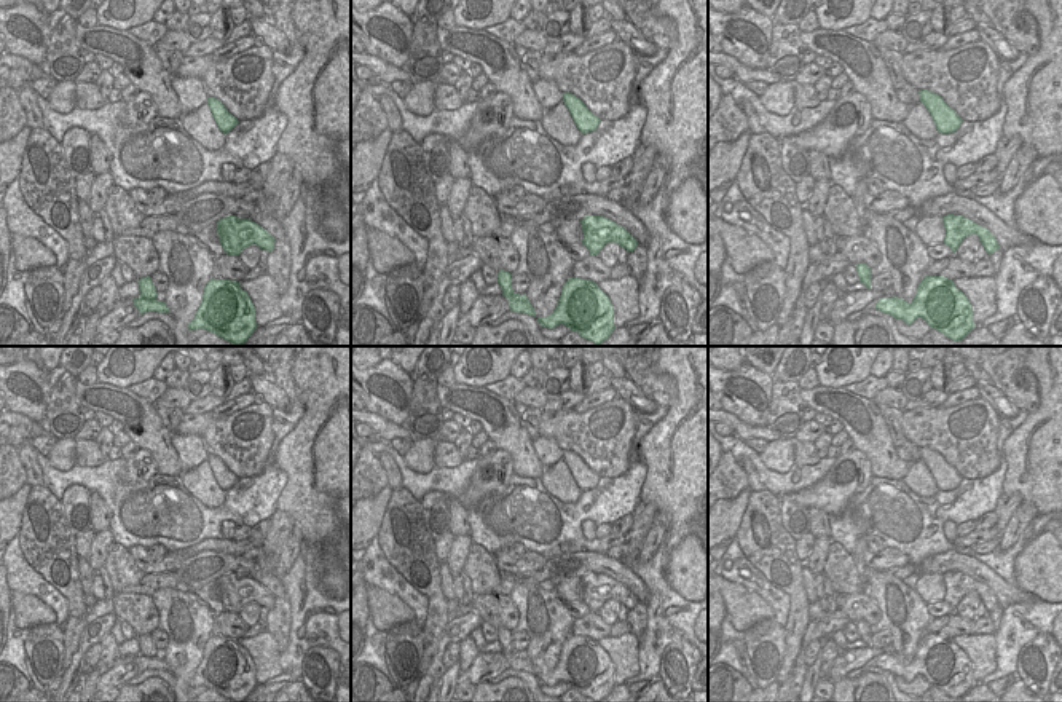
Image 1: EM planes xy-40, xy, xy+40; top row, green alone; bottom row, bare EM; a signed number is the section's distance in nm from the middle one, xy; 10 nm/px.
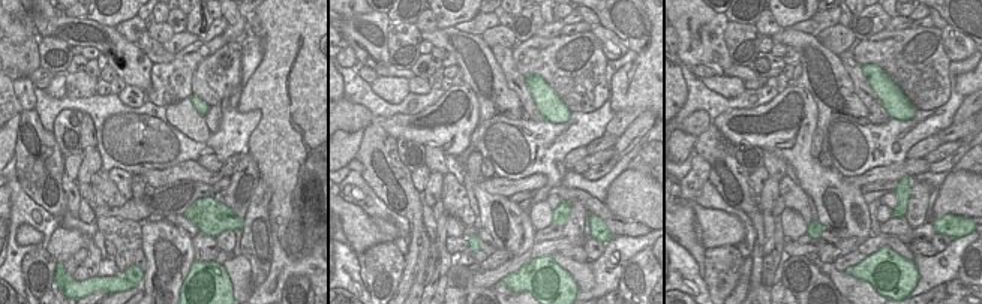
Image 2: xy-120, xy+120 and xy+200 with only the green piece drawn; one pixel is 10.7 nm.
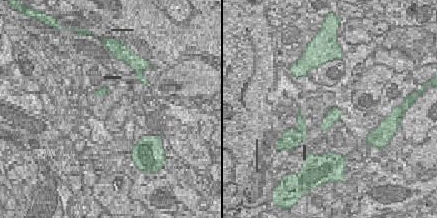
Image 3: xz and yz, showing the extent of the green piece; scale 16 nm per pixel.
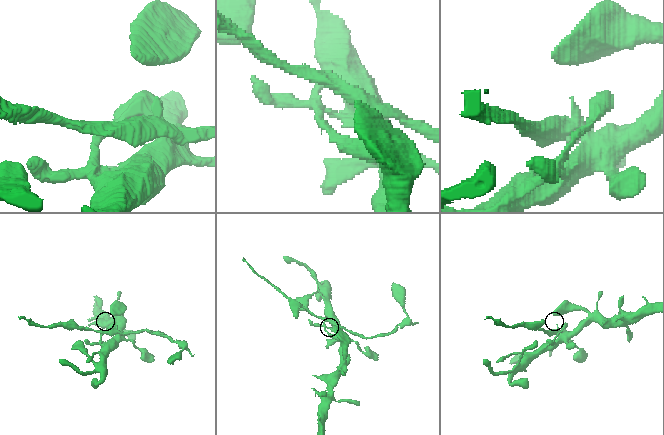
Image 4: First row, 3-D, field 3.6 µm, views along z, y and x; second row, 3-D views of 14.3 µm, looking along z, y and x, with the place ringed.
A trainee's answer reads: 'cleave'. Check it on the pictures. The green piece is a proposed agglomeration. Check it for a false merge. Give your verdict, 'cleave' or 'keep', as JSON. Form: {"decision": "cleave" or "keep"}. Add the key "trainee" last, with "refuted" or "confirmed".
{"decision": "cleave", "trainee": "confirmed"}

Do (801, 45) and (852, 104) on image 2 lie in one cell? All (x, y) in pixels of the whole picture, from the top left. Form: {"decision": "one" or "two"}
{"decision": "one"}

